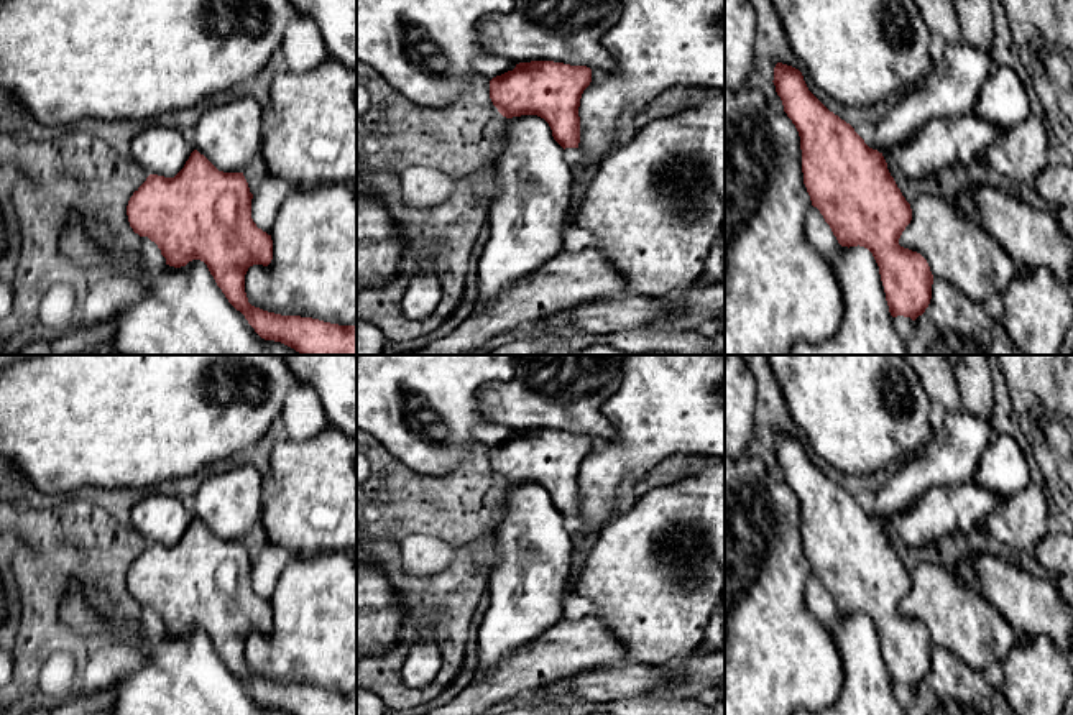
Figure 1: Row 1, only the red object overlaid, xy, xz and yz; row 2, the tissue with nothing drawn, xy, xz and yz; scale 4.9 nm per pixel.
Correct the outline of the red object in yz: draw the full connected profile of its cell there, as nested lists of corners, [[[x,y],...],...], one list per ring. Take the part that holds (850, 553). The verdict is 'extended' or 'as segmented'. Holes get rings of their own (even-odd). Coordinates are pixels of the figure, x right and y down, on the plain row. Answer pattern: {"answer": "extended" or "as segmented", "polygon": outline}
{"answer": "extended", "polygon": [[[777,431],[772,450],[784,480],[800,505],[804,552],[812,574],[820,579],[841,615],[859,613],[873,621],[879,634],[891,684],[915,689],[930,672],[933,643],[920,621],[899,613],[902,600],[912,588],[912,577],[891,544],[887,533],[894,529],[910,549],[943,536],[966,536],[979,526],[988,526],[988,516],[1004,500],[981,490],[974,482],[935,487],[917,498],[907,511],[879,521],[869,516],[850,491],[830,480],[808,459],[799,437]]]}

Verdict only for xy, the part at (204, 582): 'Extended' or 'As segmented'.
Extended

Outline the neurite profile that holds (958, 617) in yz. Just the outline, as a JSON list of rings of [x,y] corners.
[[[922,562],[899,613],[920,621],[933,643],[983,669],[1002,662],[1020,636],[989,600],[951,567]]]

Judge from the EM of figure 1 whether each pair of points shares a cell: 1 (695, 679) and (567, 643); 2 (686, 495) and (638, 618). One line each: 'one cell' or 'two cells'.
1: one cell
2: one cell

